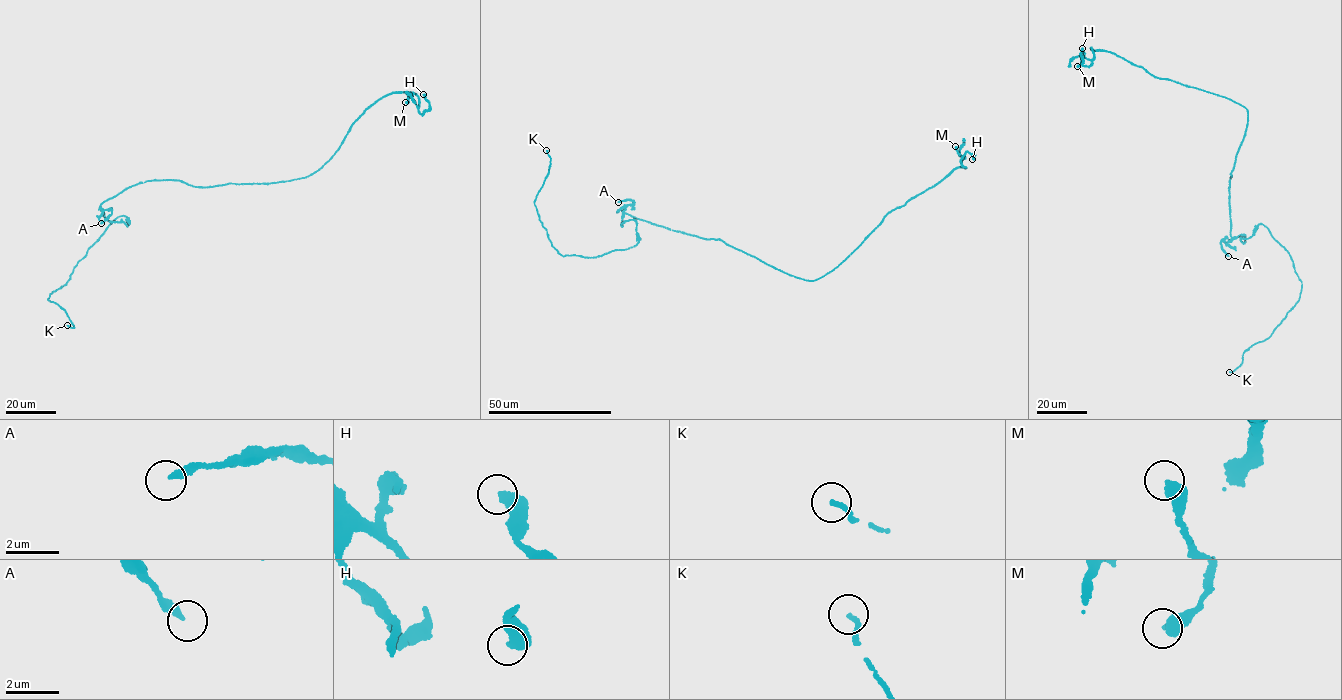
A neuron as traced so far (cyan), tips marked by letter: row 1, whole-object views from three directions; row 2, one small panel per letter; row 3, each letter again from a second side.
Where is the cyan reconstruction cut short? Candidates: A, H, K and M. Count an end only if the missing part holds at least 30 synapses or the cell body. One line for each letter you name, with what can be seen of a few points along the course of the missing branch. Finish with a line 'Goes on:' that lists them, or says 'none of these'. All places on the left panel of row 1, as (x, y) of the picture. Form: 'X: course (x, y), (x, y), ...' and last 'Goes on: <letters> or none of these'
Goes on: none of these

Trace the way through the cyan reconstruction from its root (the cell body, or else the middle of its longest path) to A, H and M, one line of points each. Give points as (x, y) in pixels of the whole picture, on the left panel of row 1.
A: (184, 182), (153, 180), (129, 187), (101, 205), (100, 208), (110, 209), (111, 213), (101, 223)
H: (184, 182), (208, 187), (308, 176), (378, 100), (412, 92), (422, 114), (429, 107), (423, 94)
M: (184, 182), (208, 187), (308, 176), (369, 107), (411, 92), (419, 106), (410, 97), (405, 102)

